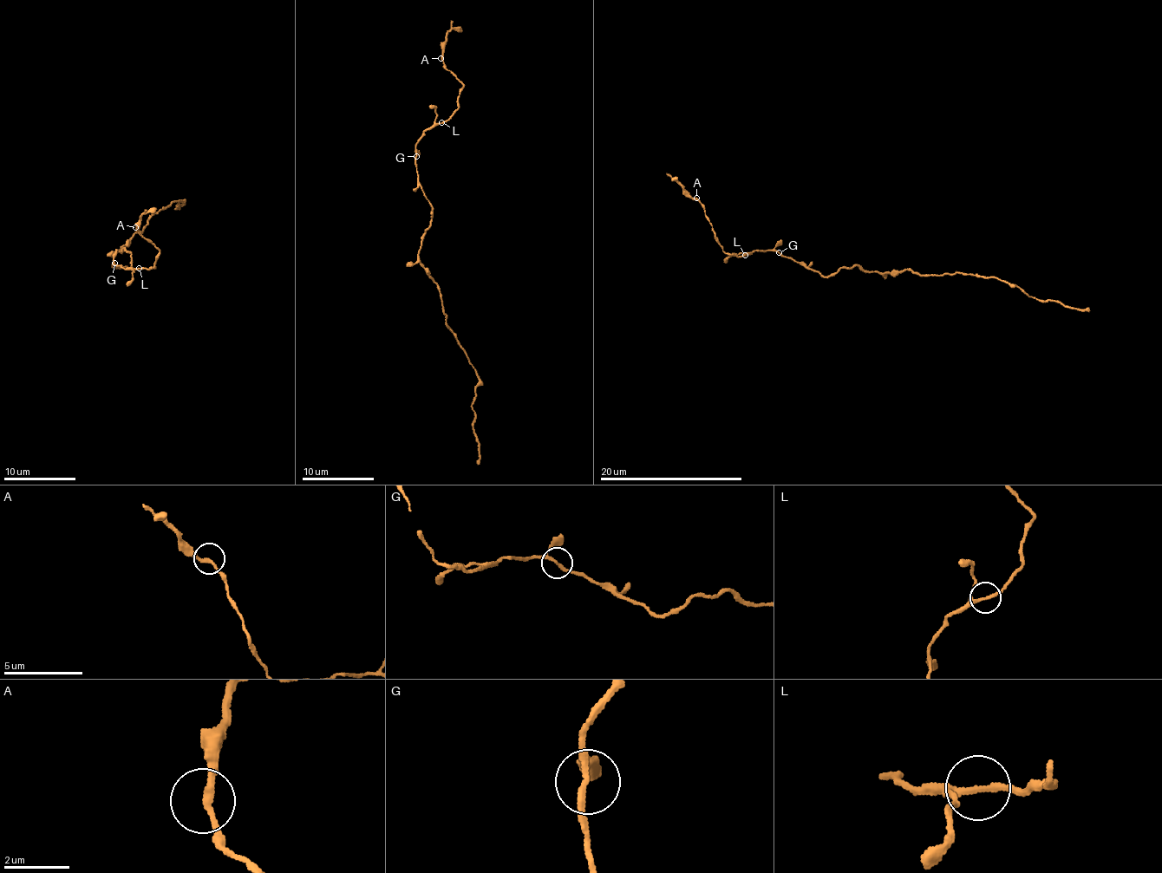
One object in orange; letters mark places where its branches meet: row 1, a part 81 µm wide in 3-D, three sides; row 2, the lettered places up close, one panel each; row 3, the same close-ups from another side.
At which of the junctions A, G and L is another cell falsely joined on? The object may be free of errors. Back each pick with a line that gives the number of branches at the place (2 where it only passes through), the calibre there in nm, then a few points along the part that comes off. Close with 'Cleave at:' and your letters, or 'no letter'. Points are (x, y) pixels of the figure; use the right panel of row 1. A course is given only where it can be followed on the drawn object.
Cleave at: no letter

